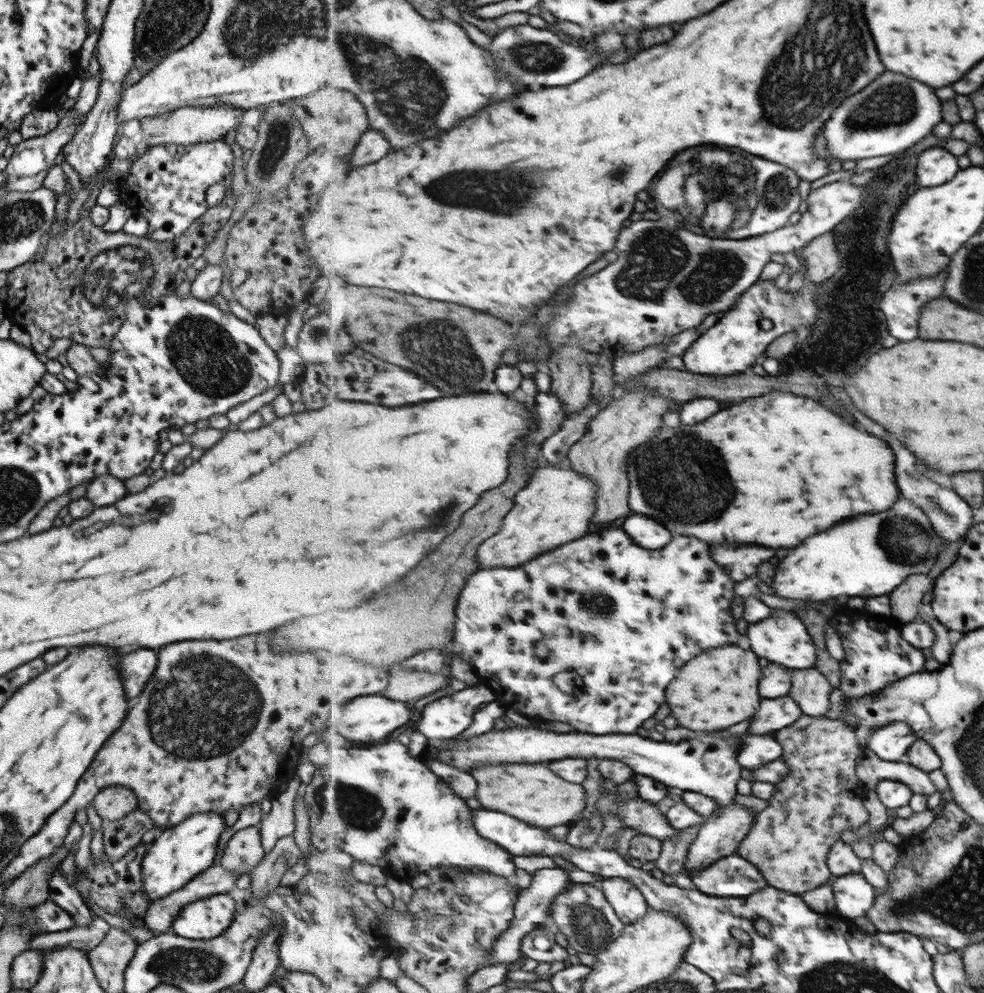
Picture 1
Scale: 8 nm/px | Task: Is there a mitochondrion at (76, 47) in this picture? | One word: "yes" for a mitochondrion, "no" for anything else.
no

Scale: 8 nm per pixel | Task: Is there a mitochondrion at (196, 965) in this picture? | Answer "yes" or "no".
yes

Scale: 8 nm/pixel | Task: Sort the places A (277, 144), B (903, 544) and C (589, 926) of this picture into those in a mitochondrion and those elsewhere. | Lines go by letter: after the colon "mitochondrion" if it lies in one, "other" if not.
A: mitochondrion
B: mitochondrion
C: mitochondrion

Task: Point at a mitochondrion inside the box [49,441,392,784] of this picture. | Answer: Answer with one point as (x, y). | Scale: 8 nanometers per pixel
(200, 722)

